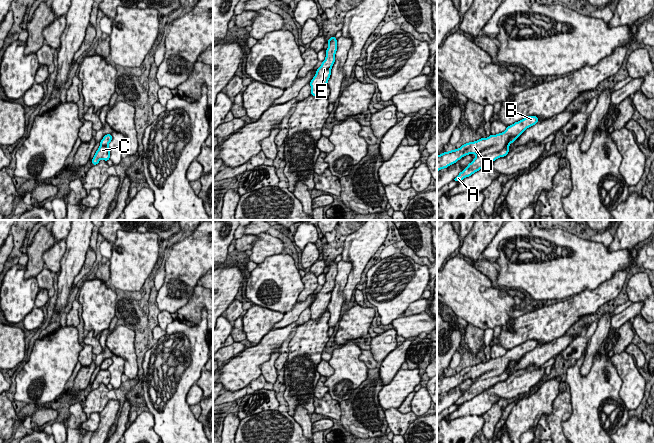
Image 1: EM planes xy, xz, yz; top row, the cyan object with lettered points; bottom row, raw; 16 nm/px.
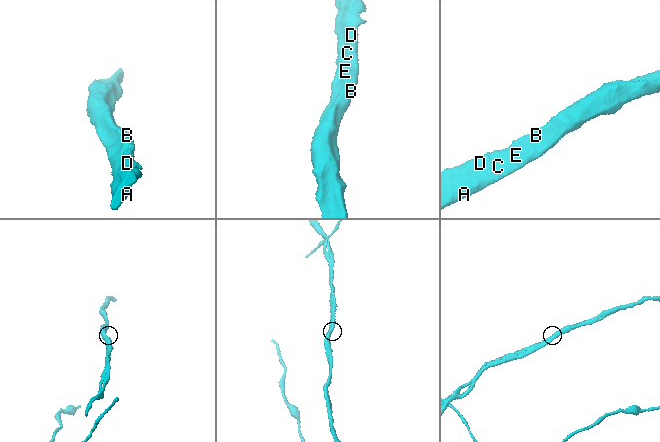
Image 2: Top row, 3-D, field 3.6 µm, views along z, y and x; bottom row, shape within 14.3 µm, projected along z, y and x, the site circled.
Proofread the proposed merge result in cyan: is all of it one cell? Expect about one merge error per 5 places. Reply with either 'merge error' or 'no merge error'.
no merge error

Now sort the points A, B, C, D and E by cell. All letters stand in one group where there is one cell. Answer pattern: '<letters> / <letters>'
A B C D E

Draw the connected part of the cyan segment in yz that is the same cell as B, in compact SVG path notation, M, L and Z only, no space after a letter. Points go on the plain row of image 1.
M528 340L507 350L506 354L502 357L491 358L488 362L482 361L477 365L466 367L459 373L443 376L437 380L437 395L447 392L468 378L475 378L476 381L473 385L454 403L455 405L461 405L497 382L505 381L509 377L510 368L527 352L535 349L538 345L539 342L536 340Z

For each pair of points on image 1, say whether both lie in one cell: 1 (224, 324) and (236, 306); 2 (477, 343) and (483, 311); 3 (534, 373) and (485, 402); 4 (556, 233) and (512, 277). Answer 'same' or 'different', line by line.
1: same
2: different
3: same
4: same

